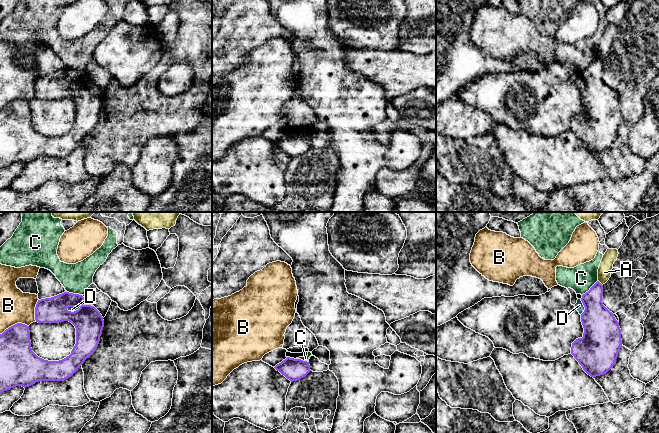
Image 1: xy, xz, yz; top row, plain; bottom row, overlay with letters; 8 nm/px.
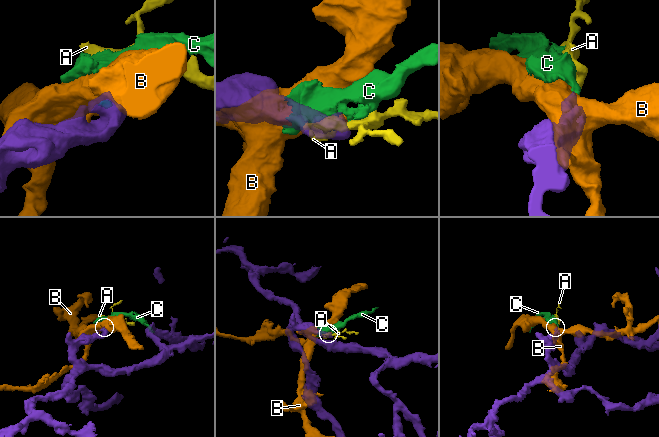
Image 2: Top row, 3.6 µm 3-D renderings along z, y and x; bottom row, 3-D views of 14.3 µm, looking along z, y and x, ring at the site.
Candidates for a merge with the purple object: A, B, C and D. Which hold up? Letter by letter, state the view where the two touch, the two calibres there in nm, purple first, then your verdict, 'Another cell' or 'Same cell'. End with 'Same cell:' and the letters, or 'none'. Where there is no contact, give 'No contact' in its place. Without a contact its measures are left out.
A: Touches purple in yz. Thickness 190 nm (purple) against 110 nm. Another cell
B: Touches purple in xy. Thickness 260 nm (purple) against 260 nm. Another cell
C: Touches purple in yz. Thickness 240 nm (purple) against 220 nm. Another cell
D: Touches purple in yz. Thickness 280 nm (purple) against 70 nm. Same cell
Same cell: D

